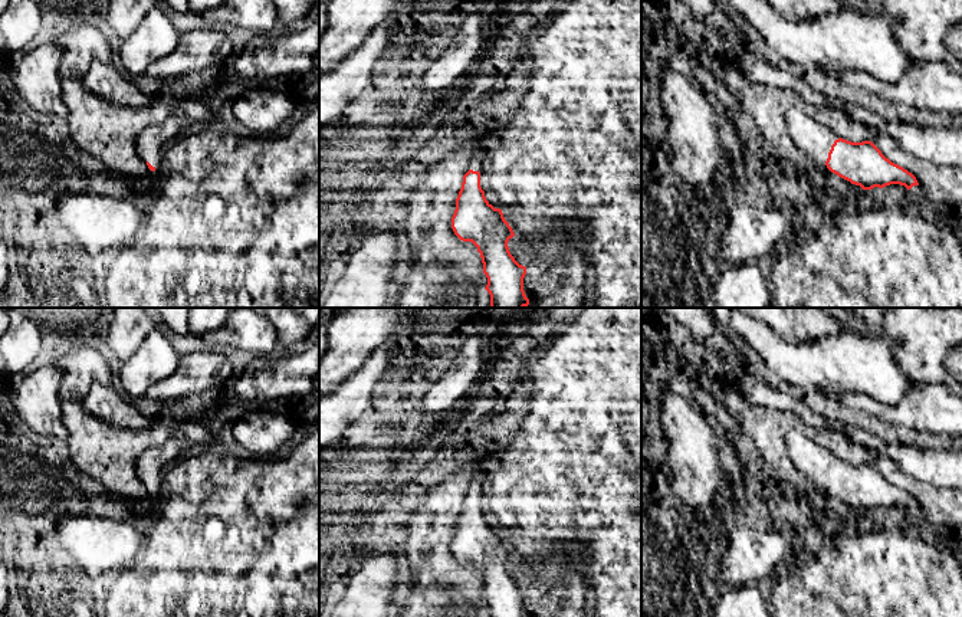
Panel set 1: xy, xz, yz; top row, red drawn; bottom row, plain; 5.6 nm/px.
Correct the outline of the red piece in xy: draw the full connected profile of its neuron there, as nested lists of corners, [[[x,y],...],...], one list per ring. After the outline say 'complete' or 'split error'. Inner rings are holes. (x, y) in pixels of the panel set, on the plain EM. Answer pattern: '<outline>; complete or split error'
[[[148,449],[138,457],[135,466],[141,470],[141,476],[145,479],[148,490],[155,493],[161,472],[160,457]]]; split error

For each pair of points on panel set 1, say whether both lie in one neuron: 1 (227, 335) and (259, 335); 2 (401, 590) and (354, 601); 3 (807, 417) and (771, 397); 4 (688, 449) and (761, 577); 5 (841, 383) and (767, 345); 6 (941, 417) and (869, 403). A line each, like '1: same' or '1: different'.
1: same
2: same
3: same
4: same
5: same
6: same

